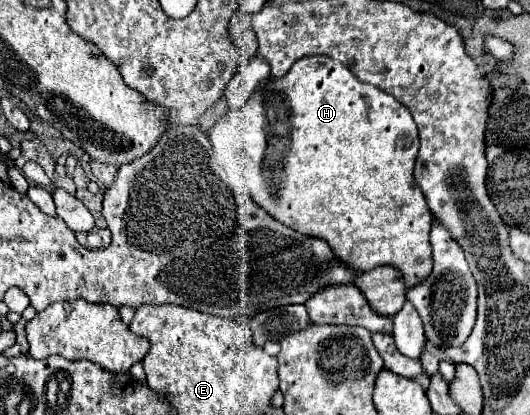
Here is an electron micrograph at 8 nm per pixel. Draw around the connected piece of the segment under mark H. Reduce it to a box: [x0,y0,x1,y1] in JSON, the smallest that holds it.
[209,56,433,288]

